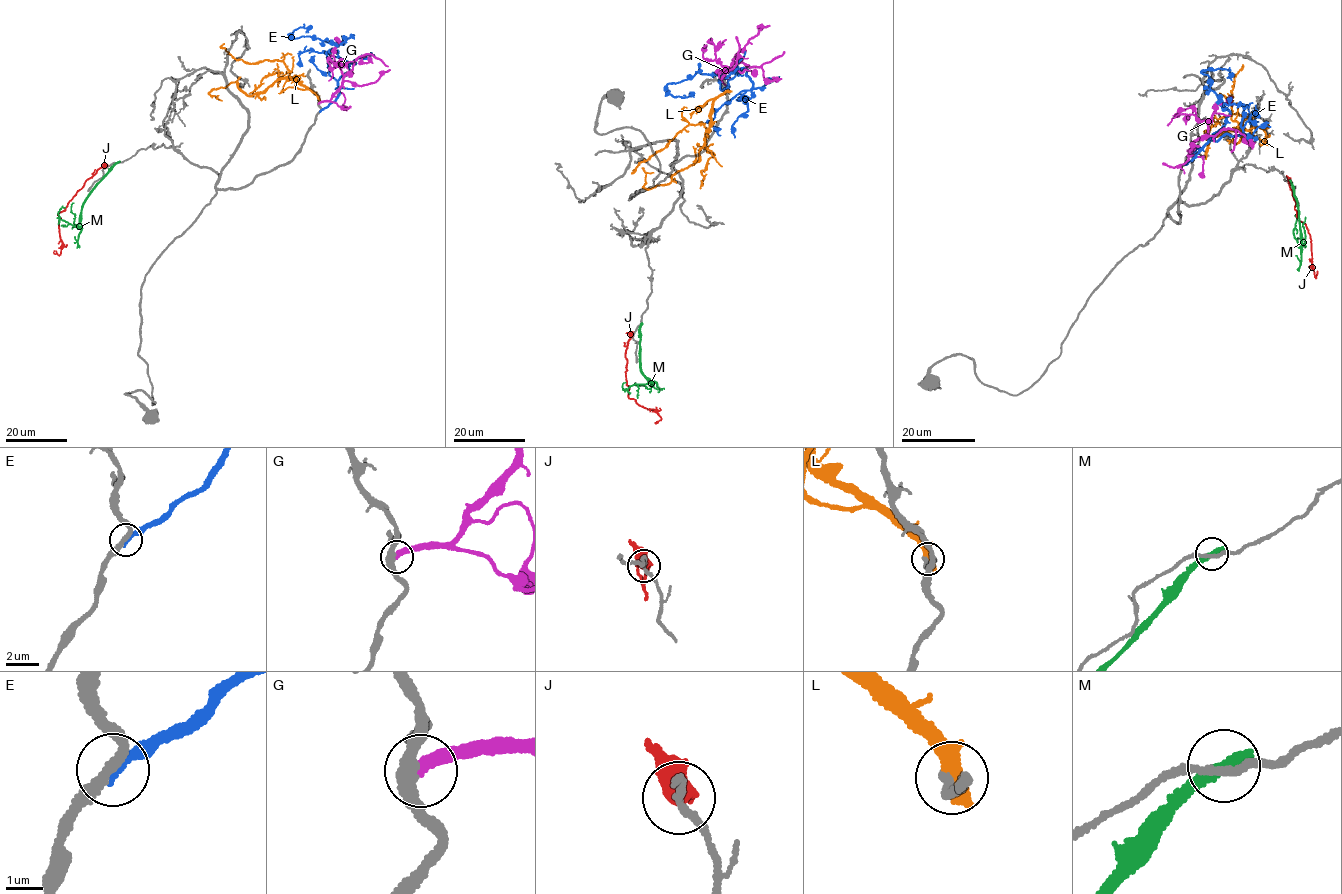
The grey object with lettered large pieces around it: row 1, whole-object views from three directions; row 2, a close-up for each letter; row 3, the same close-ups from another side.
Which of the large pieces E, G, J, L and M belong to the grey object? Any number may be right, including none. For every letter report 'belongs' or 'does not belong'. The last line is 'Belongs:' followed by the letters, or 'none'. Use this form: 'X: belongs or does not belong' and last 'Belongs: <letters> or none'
E: does not belong
G: does not belong
J: does not belong
L: does not belong
M: does not belong
Belongs: none

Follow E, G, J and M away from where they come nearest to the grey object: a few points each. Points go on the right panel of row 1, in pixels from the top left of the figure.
E: (1185, 164), (1211, 140), (1230, 112), (1209, 88), (1208, 75), (1201, 73), (1221, 68), (1233, 75)
G: (1189, 155), (1194, 142), (1222, 130), (1237, 131), (1244, 136), (1248, 144), (1251, 139)
J: (1289, 182), (1298, 218), (1305, 223), (1310, 236), (1311, 266), (1315, 277), (1317, 271)
M: (1290, 181), (1299, 214), (1300, 246), (1293, 233), (1295, 216)

